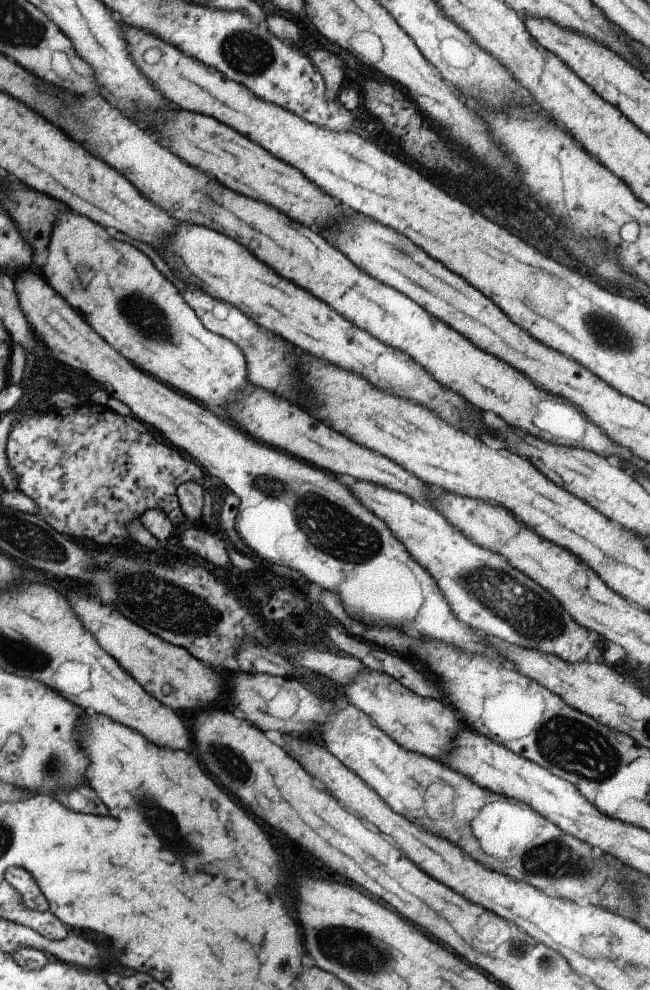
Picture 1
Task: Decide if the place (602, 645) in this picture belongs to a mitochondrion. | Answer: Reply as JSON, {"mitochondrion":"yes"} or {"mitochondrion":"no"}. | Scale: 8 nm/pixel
{"mitochondrion":"no"}

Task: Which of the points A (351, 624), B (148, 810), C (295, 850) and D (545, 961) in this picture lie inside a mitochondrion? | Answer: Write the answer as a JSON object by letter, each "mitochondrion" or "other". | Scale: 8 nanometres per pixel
{"A":"other","B":"mitochondrion","C":"other","D":"mitochondrion"}

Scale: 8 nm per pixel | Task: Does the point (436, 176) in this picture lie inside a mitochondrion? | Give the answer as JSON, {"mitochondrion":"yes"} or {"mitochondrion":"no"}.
{"mitochondrion":"no"}

